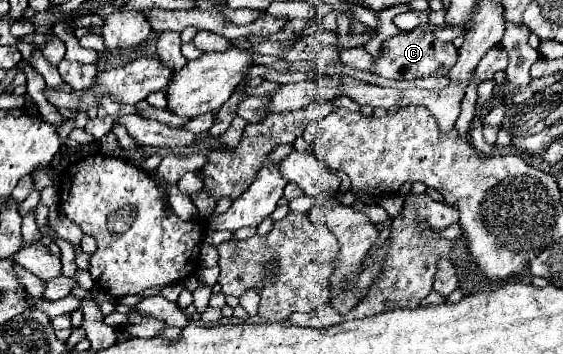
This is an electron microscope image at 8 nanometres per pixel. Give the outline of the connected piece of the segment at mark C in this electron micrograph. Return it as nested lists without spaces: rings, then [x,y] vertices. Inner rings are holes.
[[[431,22],[419,24],[409,32],[399,32],[395,38],[383,42],[379,58],[375,60],[375,74],[393,80],[411,80],[411,78],[429,78],[429,76],[447,76],[451,66],[457,60],[457,50],[451,42],[441,42],[435,36],[435,26]]]

